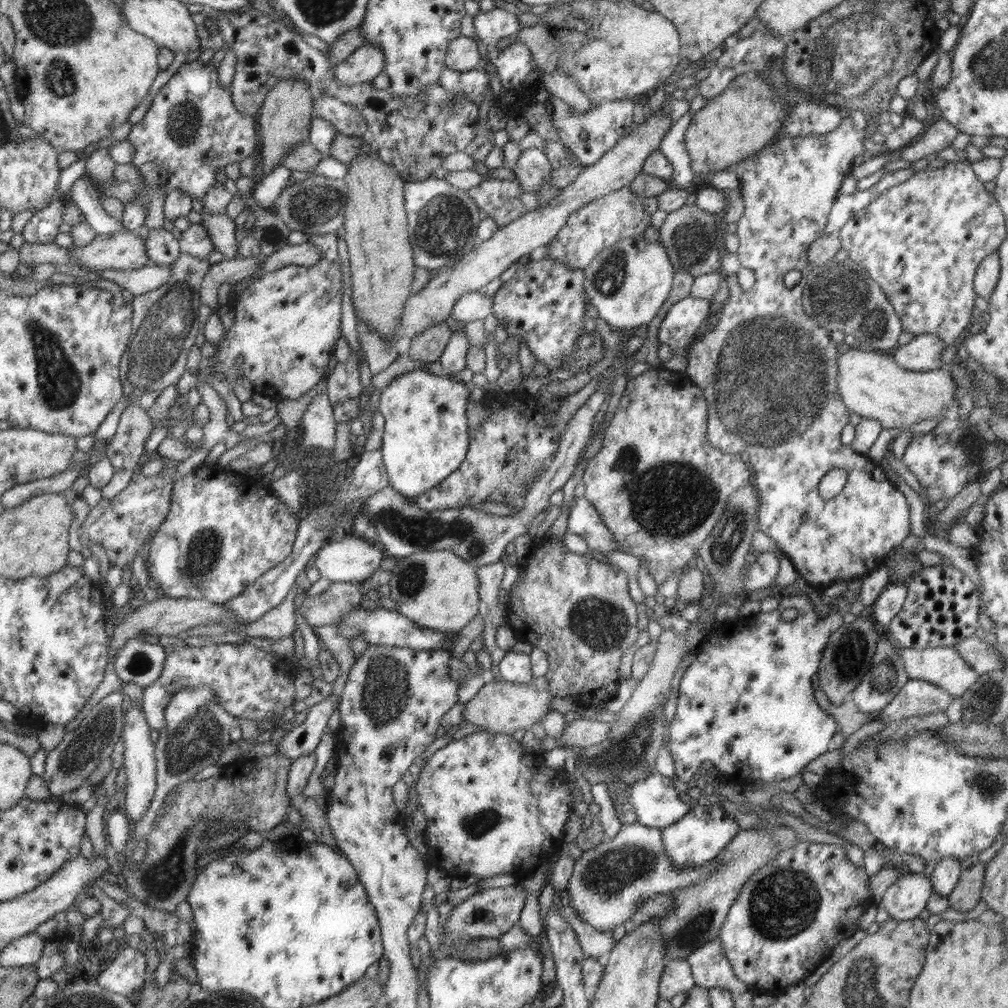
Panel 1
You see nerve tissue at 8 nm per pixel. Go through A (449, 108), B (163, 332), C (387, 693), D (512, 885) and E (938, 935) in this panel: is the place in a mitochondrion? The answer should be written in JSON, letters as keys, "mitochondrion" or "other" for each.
{"A":"mitochondrion","B":"mitochondrion","C":"mitochondrion","D":"other","E":"other"}

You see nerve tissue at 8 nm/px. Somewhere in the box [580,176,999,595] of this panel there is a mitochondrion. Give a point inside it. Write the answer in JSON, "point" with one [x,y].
{"point":[754,404]}

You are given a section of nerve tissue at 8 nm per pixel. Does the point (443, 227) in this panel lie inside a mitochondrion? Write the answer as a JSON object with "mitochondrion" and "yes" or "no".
{"mitochondrion":"yes"}

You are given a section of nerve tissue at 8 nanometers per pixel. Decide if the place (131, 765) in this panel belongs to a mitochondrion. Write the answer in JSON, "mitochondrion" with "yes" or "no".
{"mitochondrion":"no"}

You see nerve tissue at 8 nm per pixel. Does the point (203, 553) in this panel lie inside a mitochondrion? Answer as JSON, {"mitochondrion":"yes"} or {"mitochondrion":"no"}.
{"mitochondrion":"yes"}

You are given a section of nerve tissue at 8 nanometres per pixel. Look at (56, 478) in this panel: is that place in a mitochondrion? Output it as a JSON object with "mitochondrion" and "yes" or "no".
{"mitochondrion":"no"}

